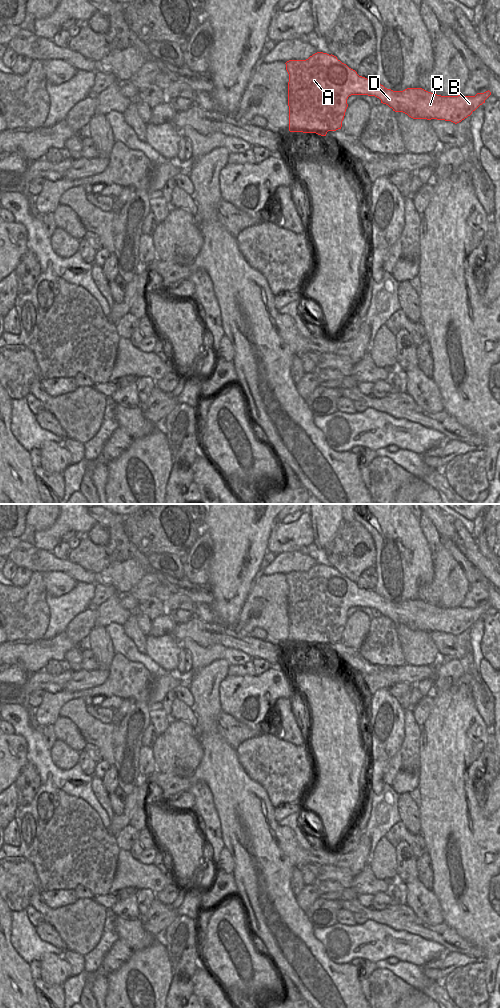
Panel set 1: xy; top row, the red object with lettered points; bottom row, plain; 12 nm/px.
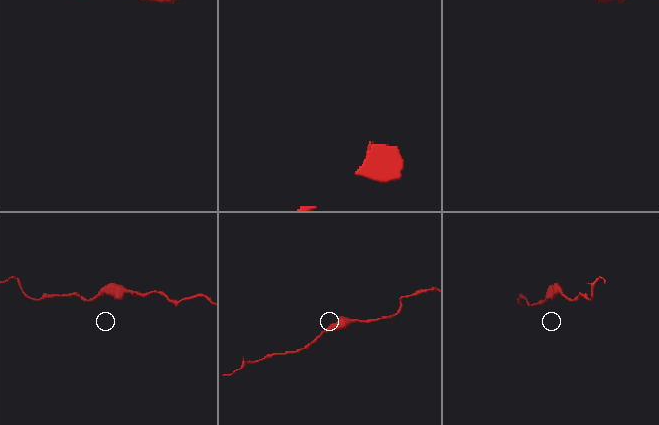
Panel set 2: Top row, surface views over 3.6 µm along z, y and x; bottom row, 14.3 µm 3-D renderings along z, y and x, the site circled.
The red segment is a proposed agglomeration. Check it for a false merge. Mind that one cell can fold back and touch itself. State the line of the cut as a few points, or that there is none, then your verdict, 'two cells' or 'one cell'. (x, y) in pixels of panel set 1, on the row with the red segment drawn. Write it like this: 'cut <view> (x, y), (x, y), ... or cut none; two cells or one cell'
cut none; one cell

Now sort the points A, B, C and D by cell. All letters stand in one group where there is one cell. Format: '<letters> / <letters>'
A B C D

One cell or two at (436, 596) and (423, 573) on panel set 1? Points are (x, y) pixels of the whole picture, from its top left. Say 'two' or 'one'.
two

